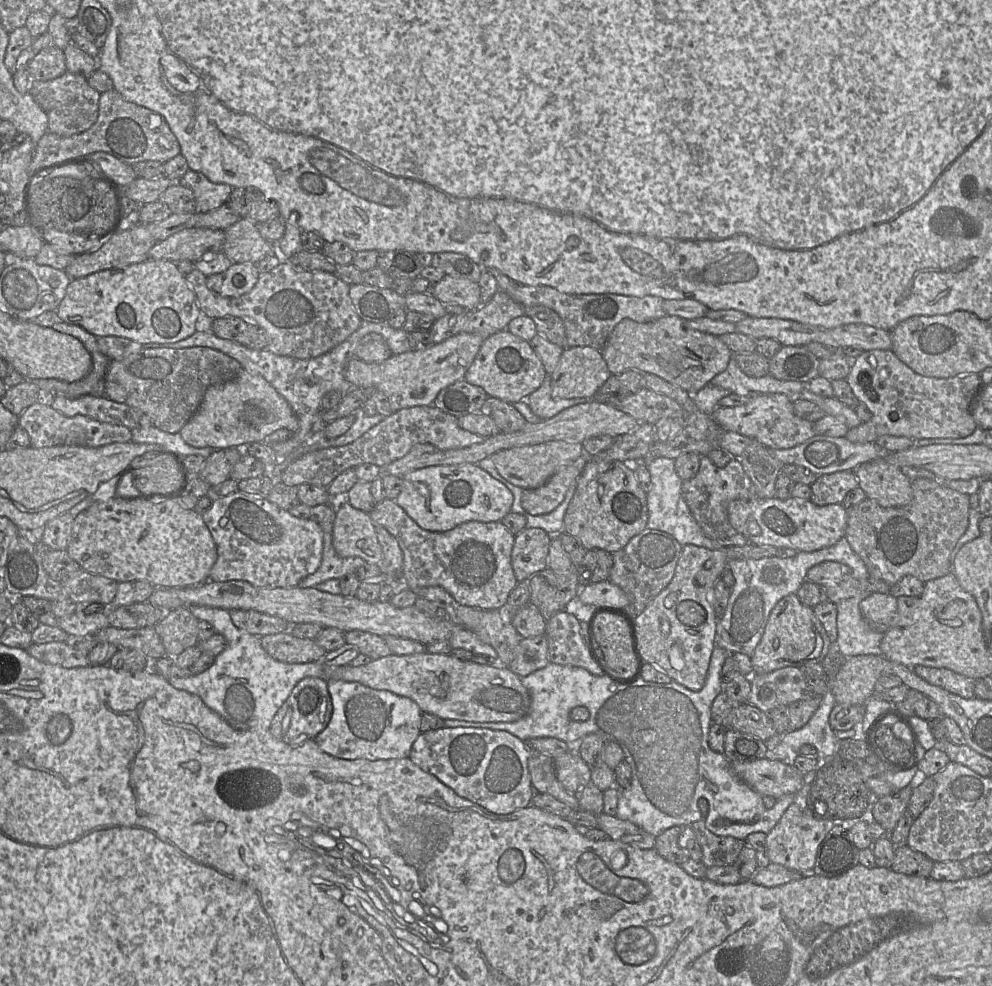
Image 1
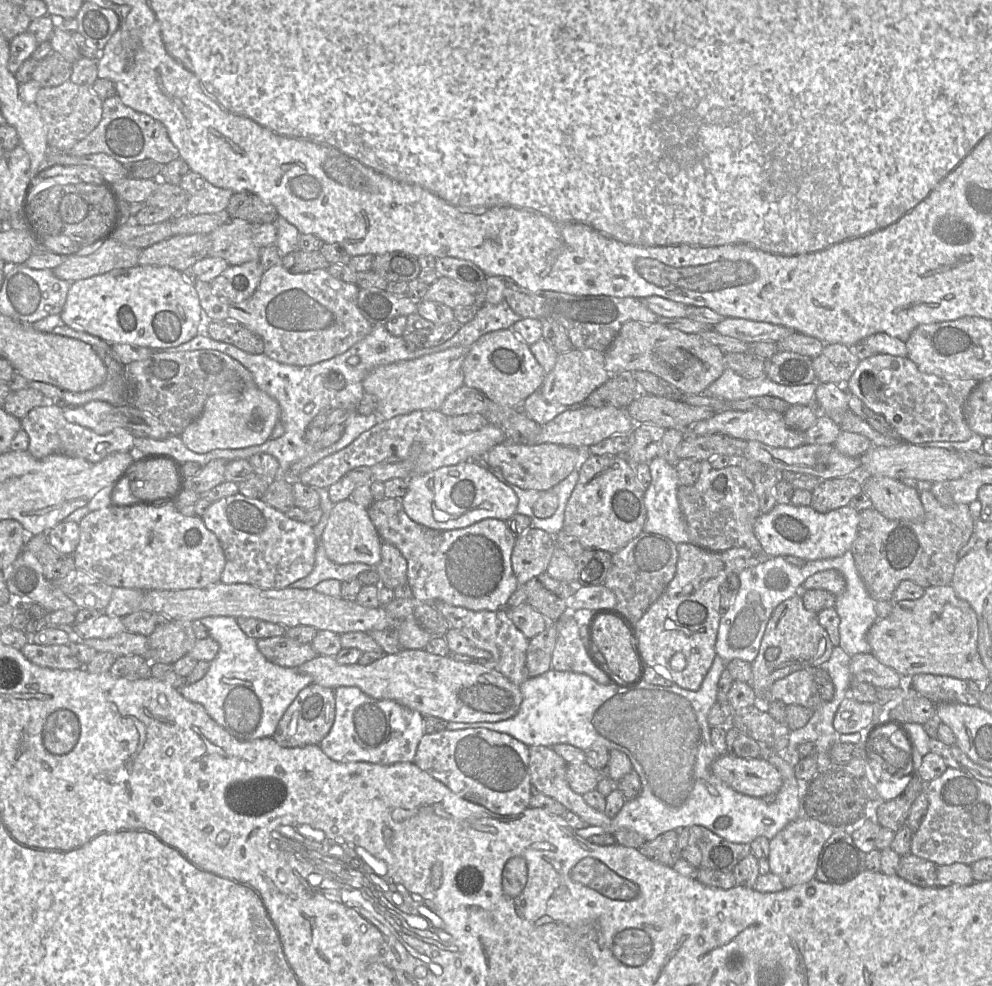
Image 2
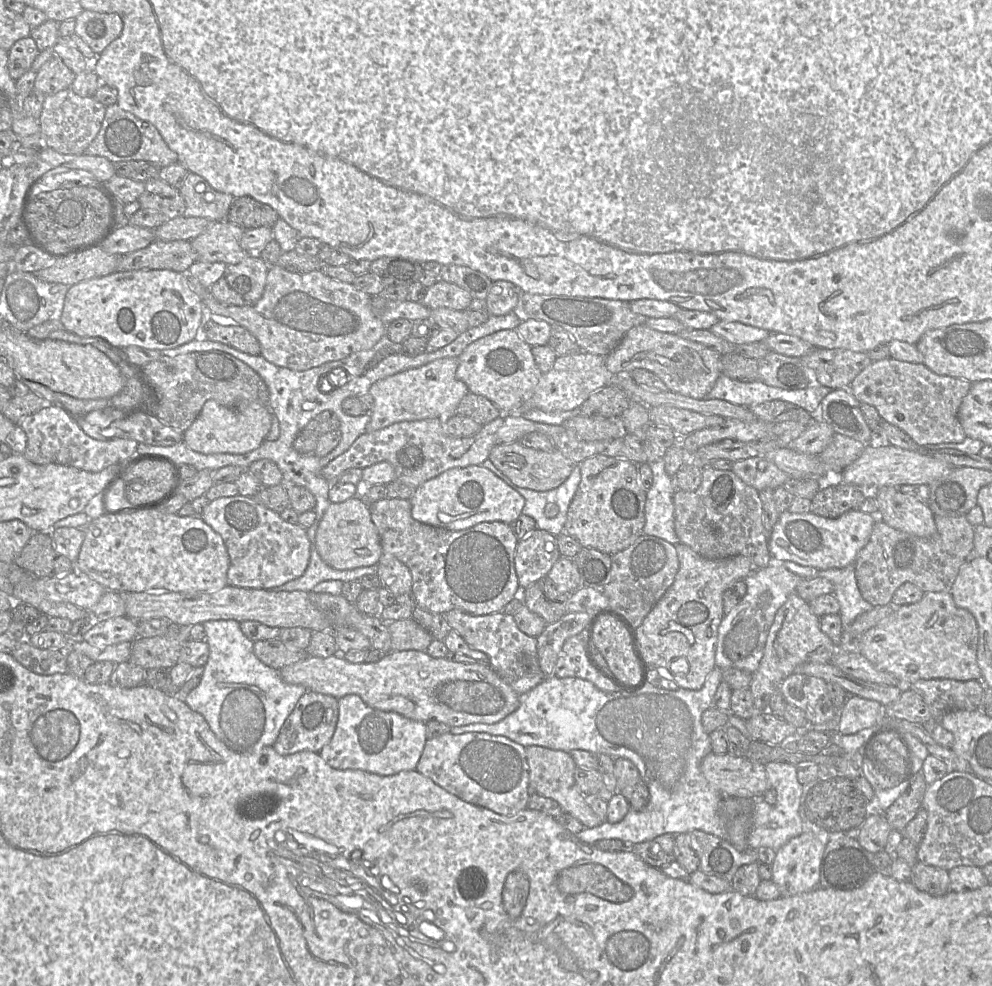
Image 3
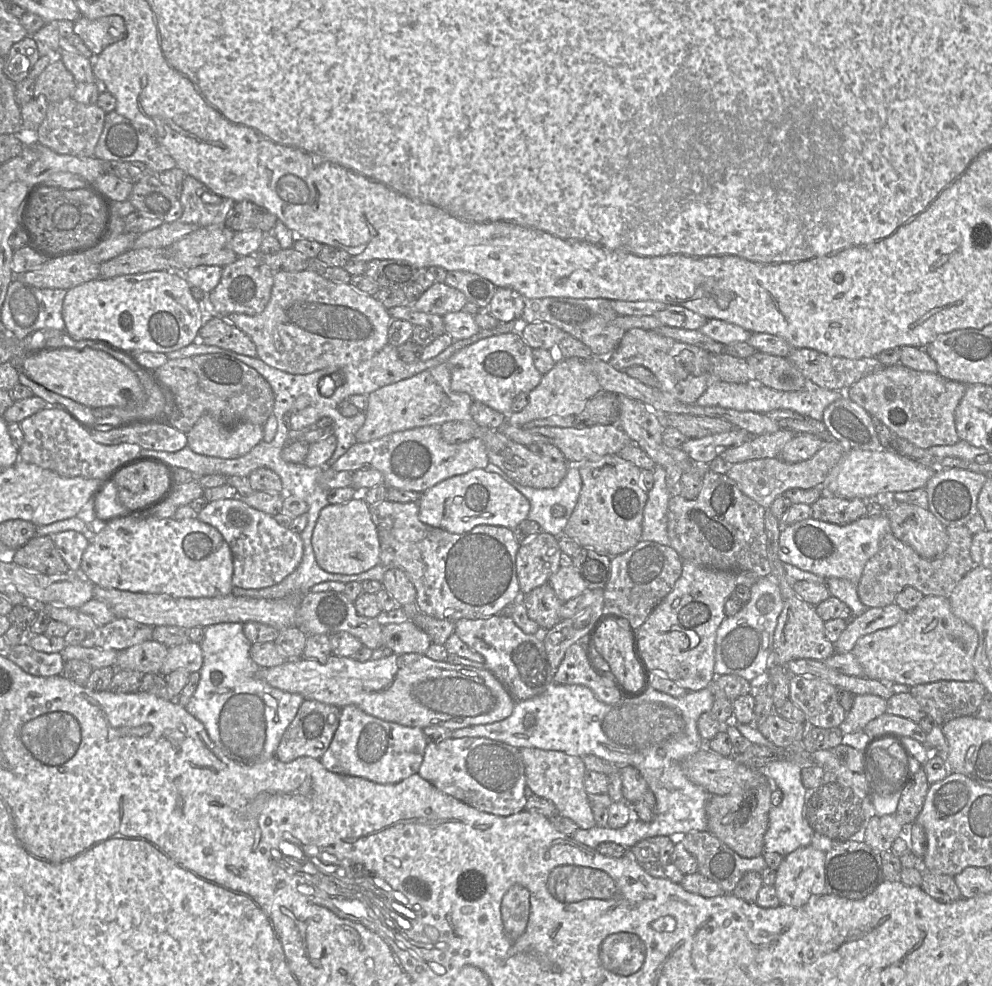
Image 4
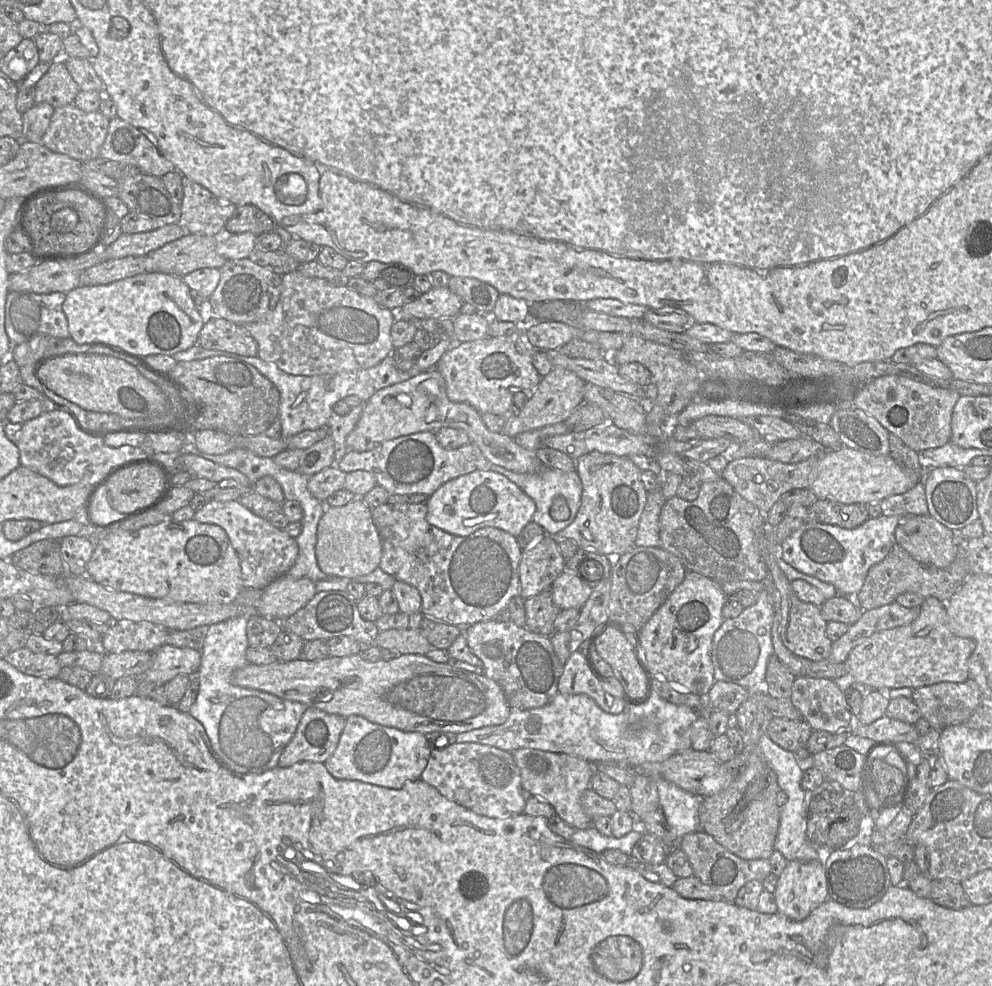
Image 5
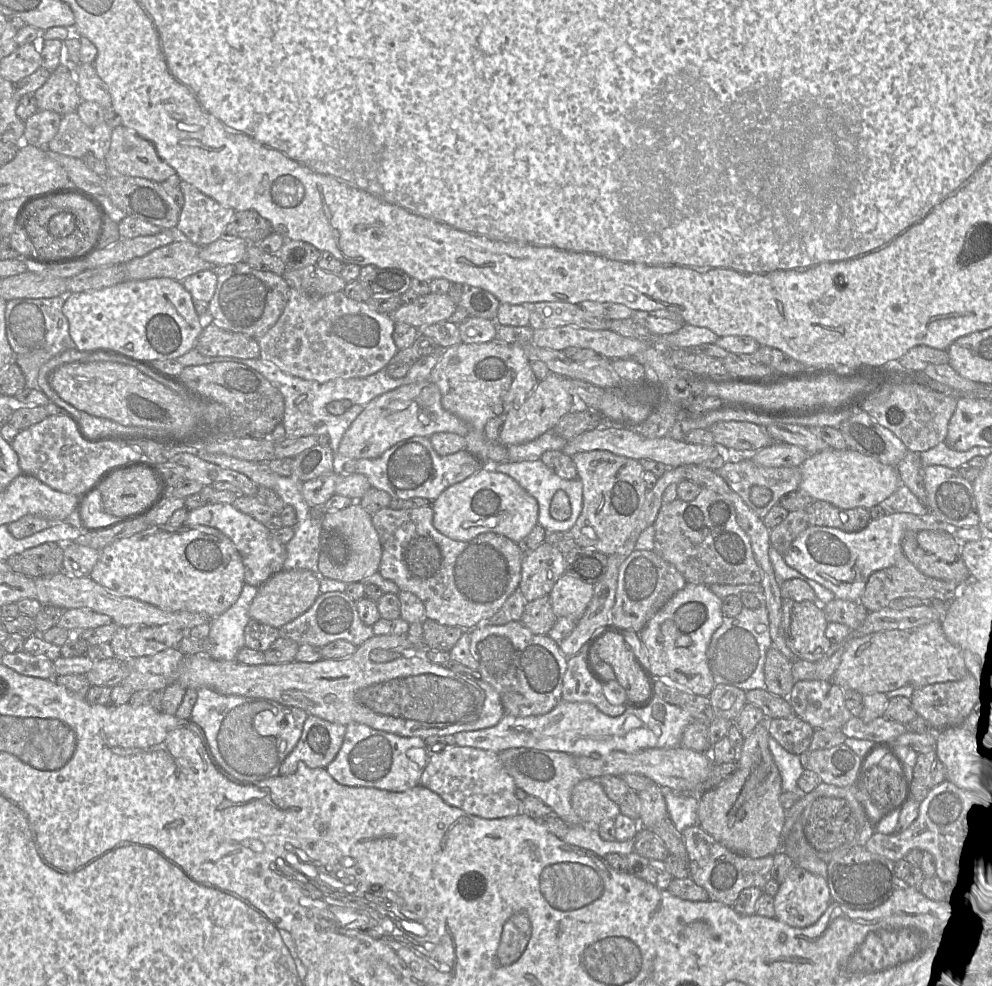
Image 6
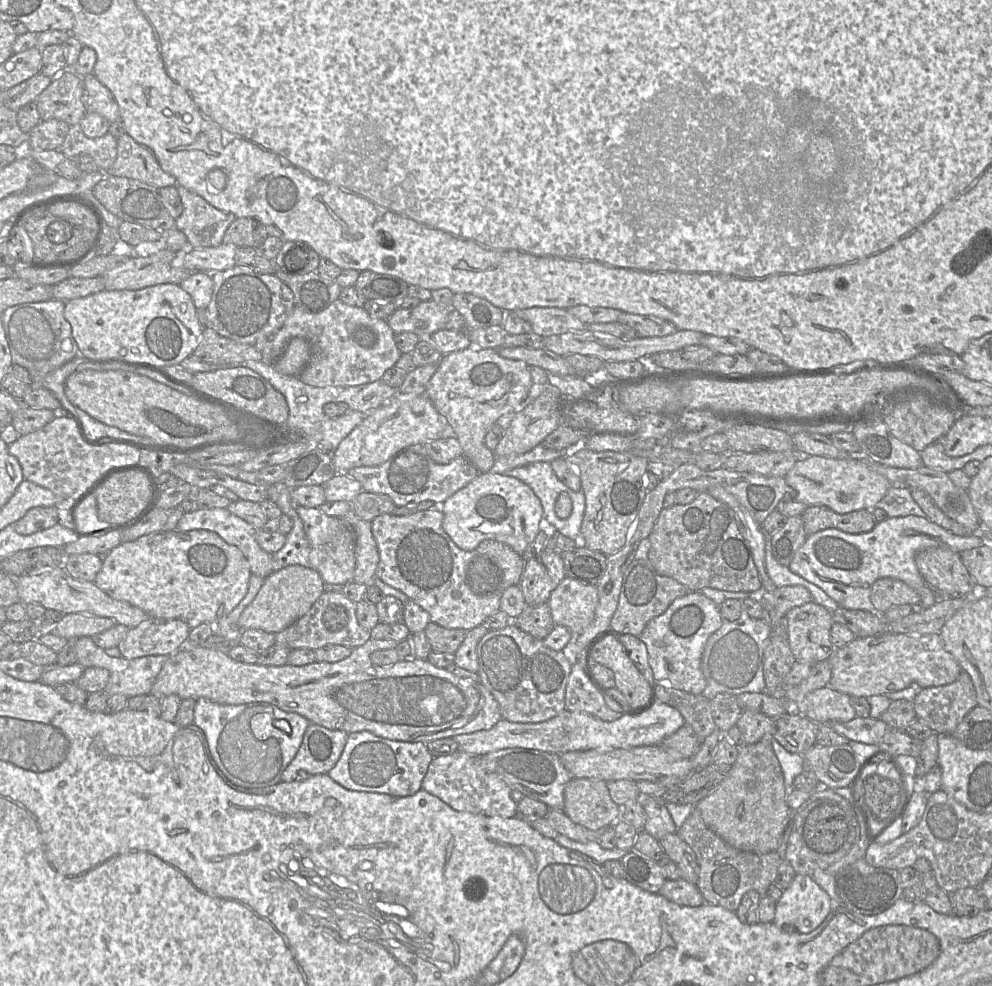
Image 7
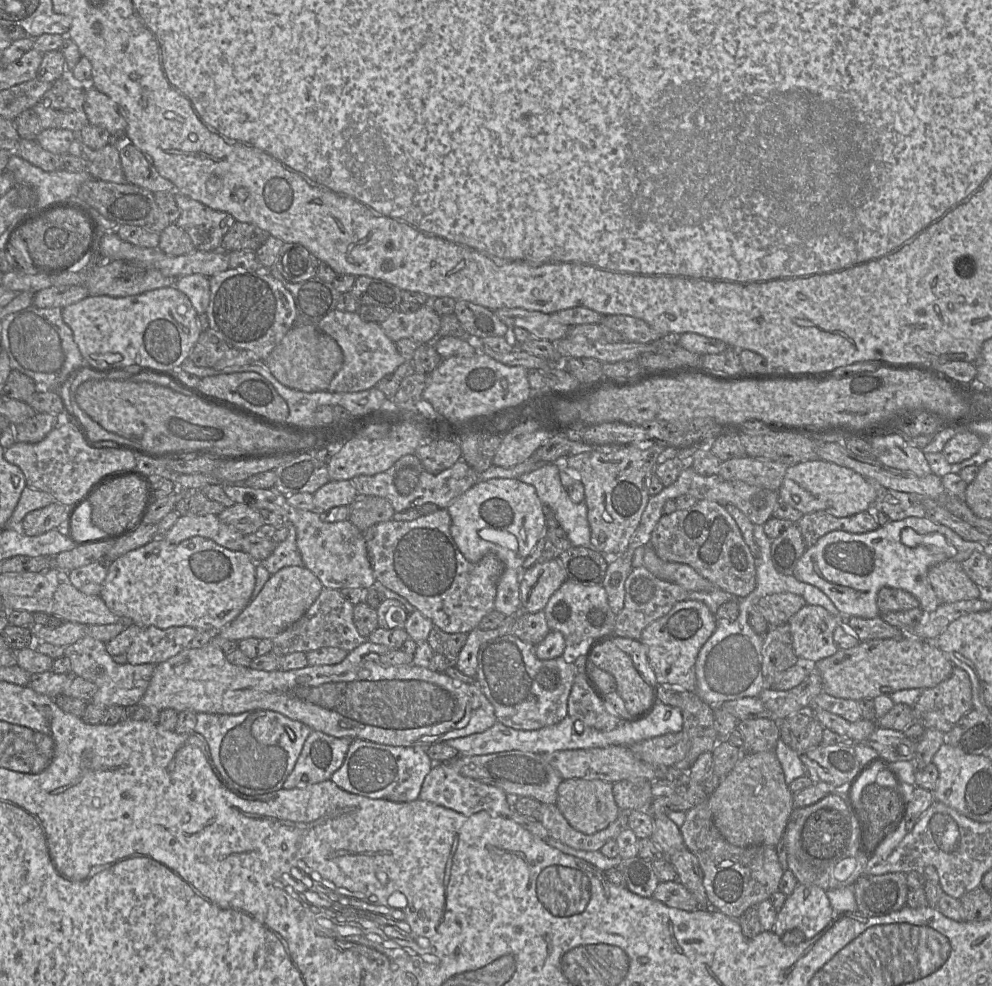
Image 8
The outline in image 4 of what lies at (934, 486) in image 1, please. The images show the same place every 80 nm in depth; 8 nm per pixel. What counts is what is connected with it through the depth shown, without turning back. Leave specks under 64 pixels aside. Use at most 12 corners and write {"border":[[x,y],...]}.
{"border":[[946,528],[946,550],[921,557],[888,532],[863,569],[867,608],[906,587],[949,598],[974,568],[973,534]]}

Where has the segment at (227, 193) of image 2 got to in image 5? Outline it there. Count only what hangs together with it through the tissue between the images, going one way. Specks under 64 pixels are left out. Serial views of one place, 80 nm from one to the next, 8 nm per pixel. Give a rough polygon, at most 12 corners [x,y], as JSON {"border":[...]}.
{"border":[[188,177],[177,224],[191,234],[224,236],[236,206]]}

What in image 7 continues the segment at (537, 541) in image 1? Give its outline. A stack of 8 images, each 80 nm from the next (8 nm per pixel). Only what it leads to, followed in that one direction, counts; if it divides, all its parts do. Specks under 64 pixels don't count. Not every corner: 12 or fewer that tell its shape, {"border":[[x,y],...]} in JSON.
{"border":[[561,553],[525,561],[519,582],[529,606],[548,603],[566,577]]}

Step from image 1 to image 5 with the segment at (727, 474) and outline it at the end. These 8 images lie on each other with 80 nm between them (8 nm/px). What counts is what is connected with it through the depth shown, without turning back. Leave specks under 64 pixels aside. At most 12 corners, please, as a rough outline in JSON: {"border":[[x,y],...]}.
{"border":[[723,477],[660,513],[660,547],[717,583],[763,581],[766,520]]}

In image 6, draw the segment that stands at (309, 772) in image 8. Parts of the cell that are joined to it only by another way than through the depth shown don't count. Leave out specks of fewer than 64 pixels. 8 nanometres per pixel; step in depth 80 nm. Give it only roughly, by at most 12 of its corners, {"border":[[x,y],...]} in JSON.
{"border":[[308,715],[296,746],[280,766],[325,769],[346,725]]}

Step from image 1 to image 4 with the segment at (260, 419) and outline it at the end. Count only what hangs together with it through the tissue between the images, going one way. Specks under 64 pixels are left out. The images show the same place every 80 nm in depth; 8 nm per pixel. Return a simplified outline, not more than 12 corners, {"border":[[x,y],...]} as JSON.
{"border":[[204,414],[186,434],[205,456],[237,458],[263,440],[263,426],[228,427]]}

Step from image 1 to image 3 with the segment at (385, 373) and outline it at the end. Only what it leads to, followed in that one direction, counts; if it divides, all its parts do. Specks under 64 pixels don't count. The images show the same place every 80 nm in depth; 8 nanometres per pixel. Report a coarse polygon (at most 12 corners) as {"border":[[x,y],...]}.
{"border":[[456,357],[373,383],[366,432],[446,418],[469,393]]}

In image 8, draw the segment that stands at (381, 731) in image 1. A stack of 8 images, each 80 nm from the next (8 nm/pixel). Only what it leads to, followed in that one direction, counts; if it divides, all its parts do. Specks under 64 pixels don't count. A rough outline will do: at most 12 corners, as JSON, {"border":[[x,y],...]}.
{"border":[[354,739],[330,780],[394,803],[420,800],[424,747]]}

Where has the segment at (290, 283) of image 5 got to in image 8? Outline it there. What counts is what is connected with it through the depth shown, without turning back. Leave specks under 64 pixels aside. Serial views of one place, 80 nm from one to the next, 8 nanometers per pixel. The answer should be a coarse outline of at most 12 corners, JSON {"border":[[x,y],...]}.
{"border":[[335,309],[316,327],[344,357],[329,391],[375,387],[407,360],[380,324]]}

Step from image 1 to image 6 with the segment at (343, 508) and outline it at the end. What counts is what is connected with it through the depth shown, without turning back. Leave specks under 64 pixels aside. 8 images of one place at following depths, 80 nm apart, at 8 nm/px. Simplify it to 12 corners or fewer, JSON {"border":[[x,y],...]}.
{"border":[[359,502],[325,511],[323,537],[338,535],[347,559],[321,550],[320,577],[361,582],[379,571],[382,546]]}

